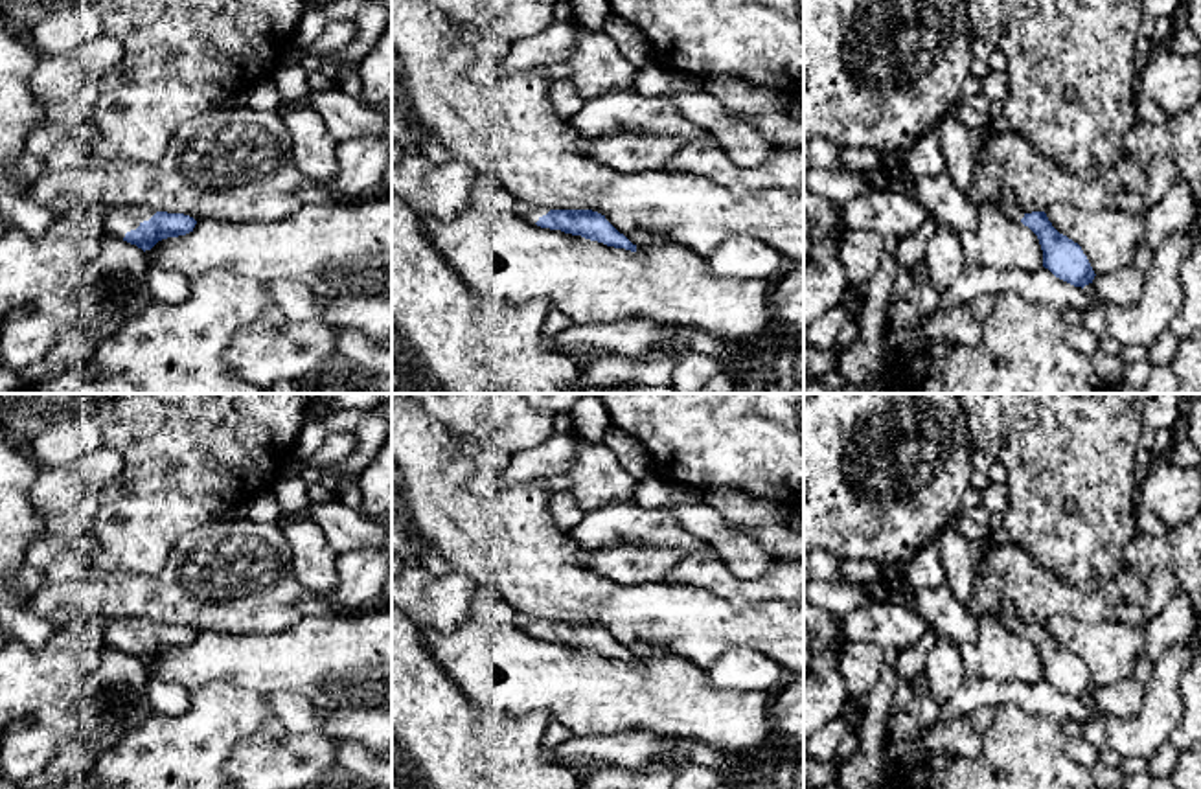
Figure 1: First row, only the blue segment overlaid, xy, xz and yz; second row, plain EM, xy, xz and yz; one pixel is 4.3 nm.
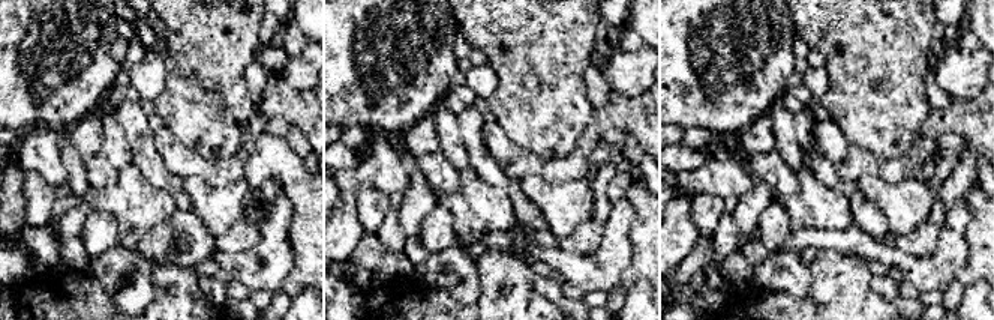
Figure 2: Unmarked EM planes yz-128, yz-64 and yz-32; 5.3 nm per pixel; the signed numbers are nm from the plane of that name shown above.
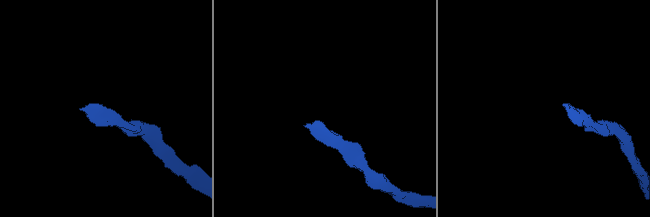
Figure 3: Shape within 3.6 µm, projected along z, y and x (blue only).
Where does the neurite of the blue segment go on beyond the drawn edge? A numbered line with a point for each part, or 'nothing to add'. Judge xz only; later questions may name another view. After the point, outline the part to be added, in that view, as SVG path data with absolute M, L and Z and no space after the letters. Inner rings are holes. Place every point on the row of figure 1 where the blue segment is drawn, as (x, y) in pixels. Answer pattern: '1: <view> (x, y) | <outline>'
1: xz (530, 212) | M515 200L513 213L532 224L535 224L543 215L546 215L550 208L543 208L532 202Z

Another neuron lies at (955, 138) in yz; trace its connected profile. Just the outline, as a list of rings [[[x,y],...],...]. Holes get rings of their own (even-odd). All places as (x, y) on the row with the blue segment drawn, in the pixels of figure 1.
[[[955,112],[945,114],[934,129],[945,156],[945,173],[951,177],[953,184],[967,195],[977,178],[971,131]]]

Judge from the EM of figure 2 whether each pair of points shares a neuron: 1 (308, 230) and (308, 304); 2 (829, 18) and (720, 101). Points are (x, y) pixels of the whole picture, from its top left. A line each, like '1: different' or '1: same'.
1: different
2: different

